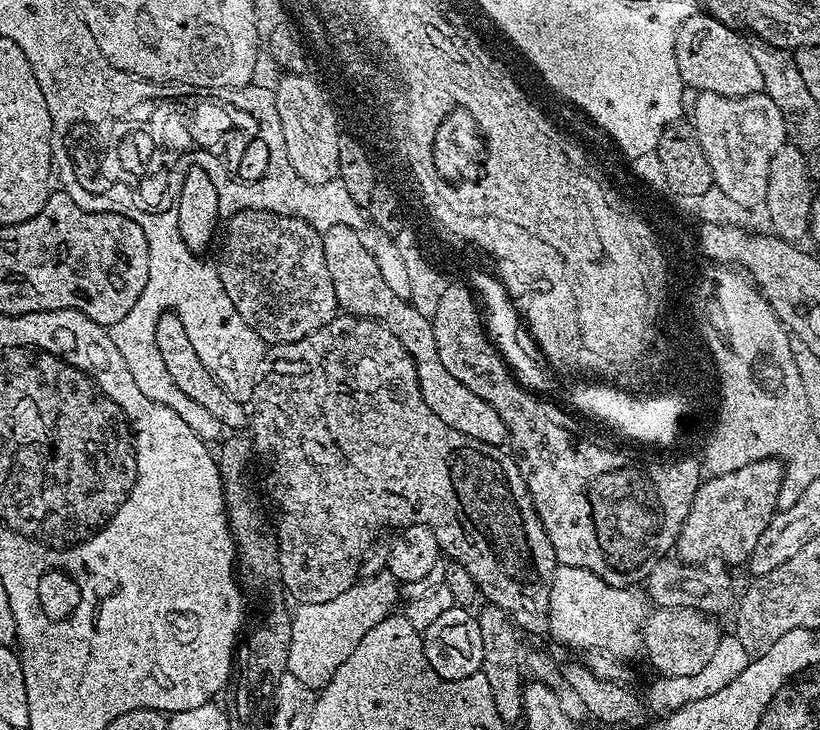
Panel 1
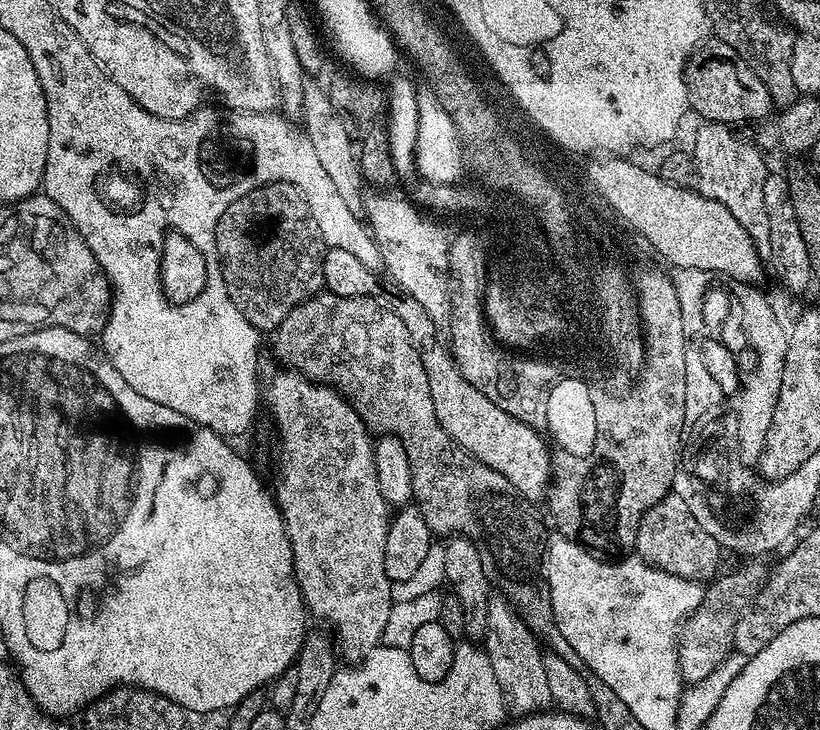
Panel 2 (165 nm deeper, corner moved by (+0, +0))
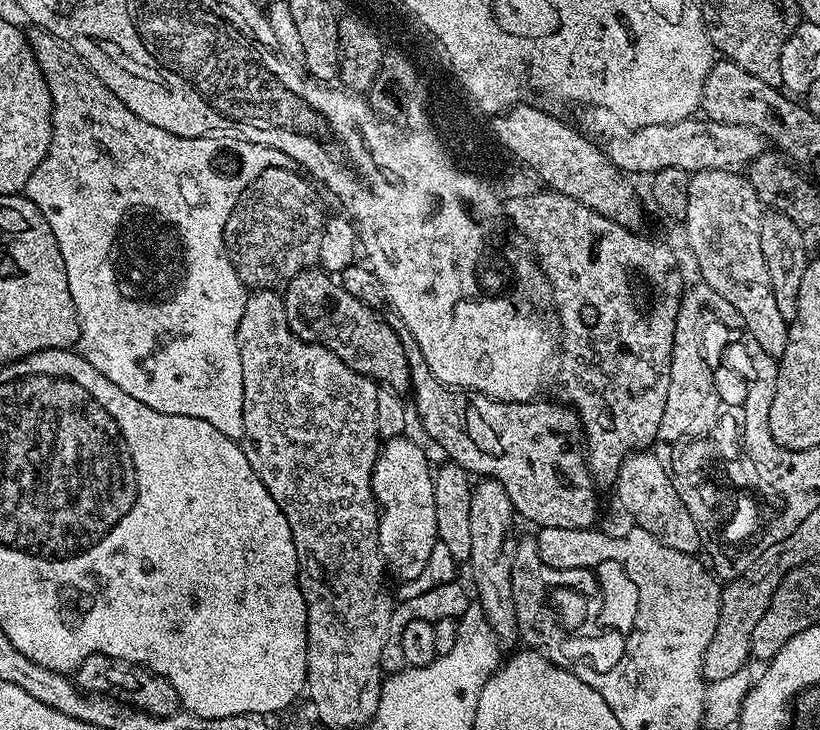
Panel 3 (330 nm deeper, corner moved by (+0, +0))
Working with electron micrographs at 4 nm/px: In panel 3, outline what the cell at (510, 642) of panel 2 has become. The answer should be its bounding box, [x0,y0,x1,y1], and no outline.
[467,478,517,649]

